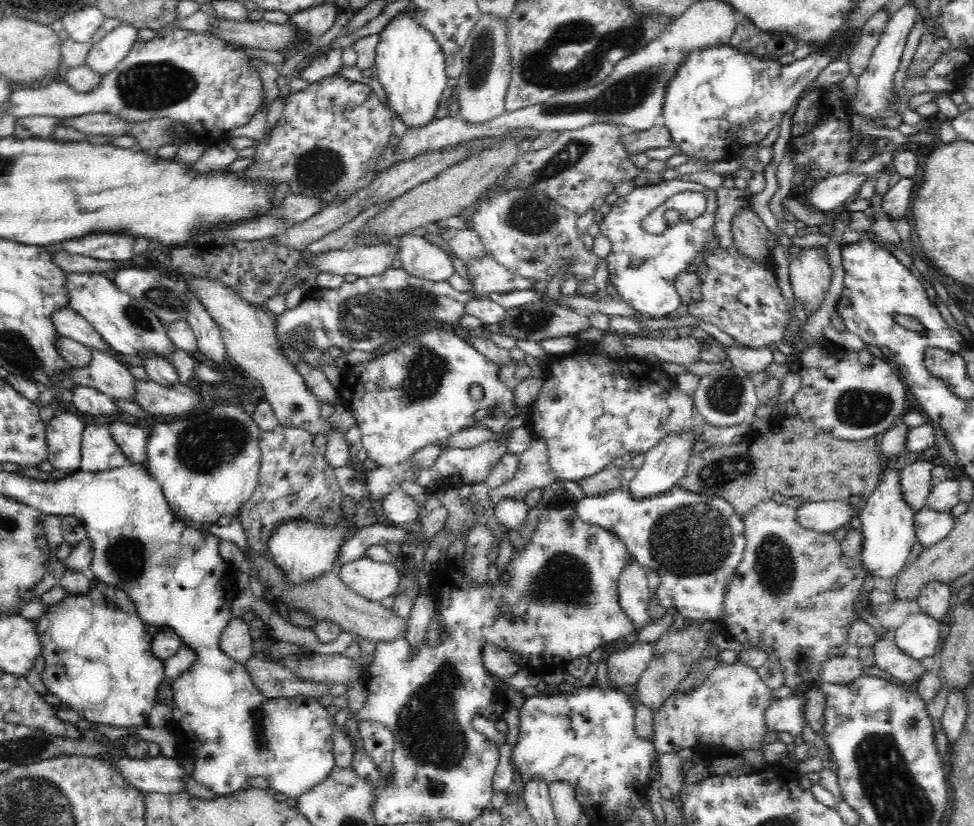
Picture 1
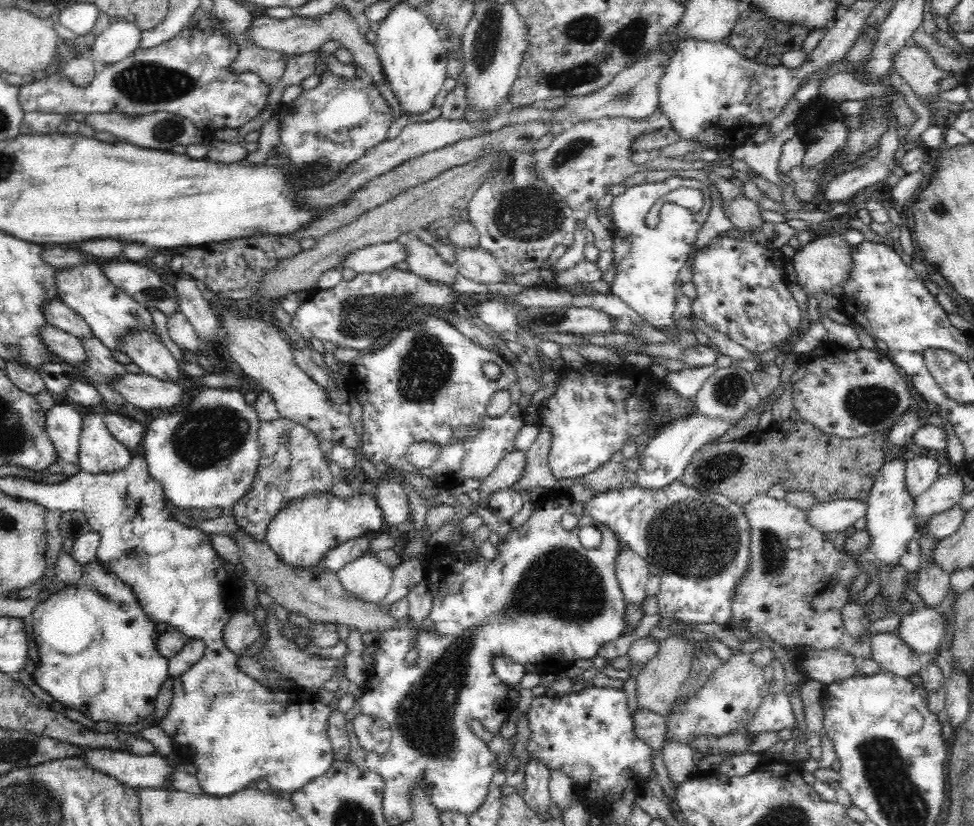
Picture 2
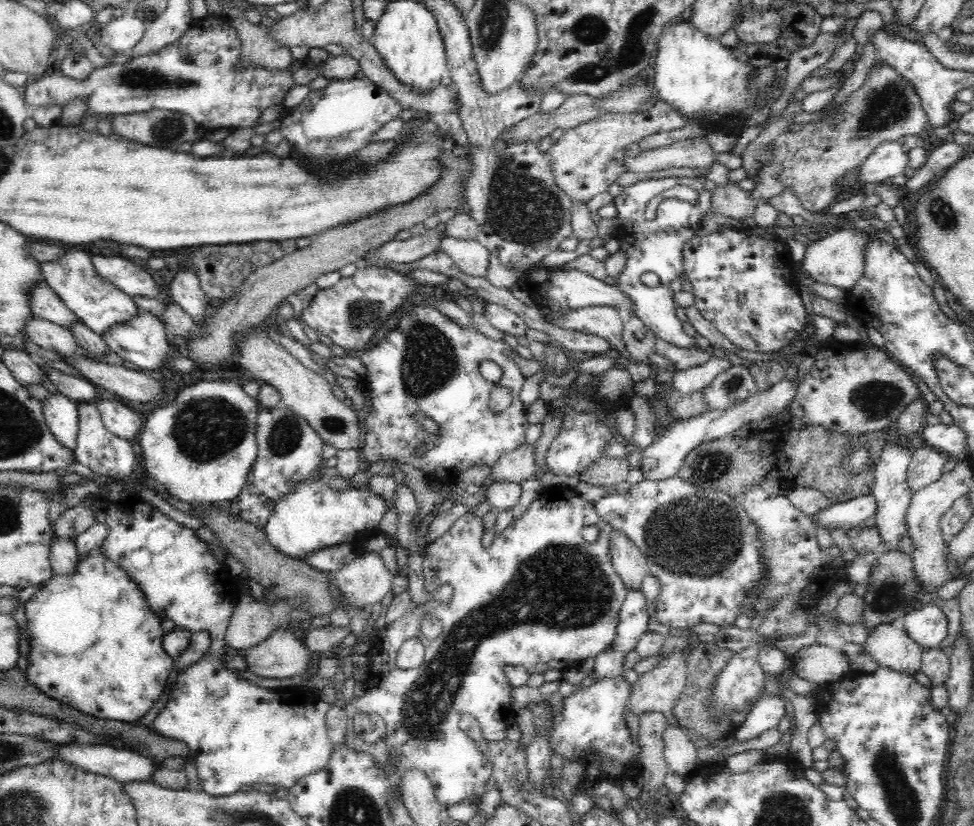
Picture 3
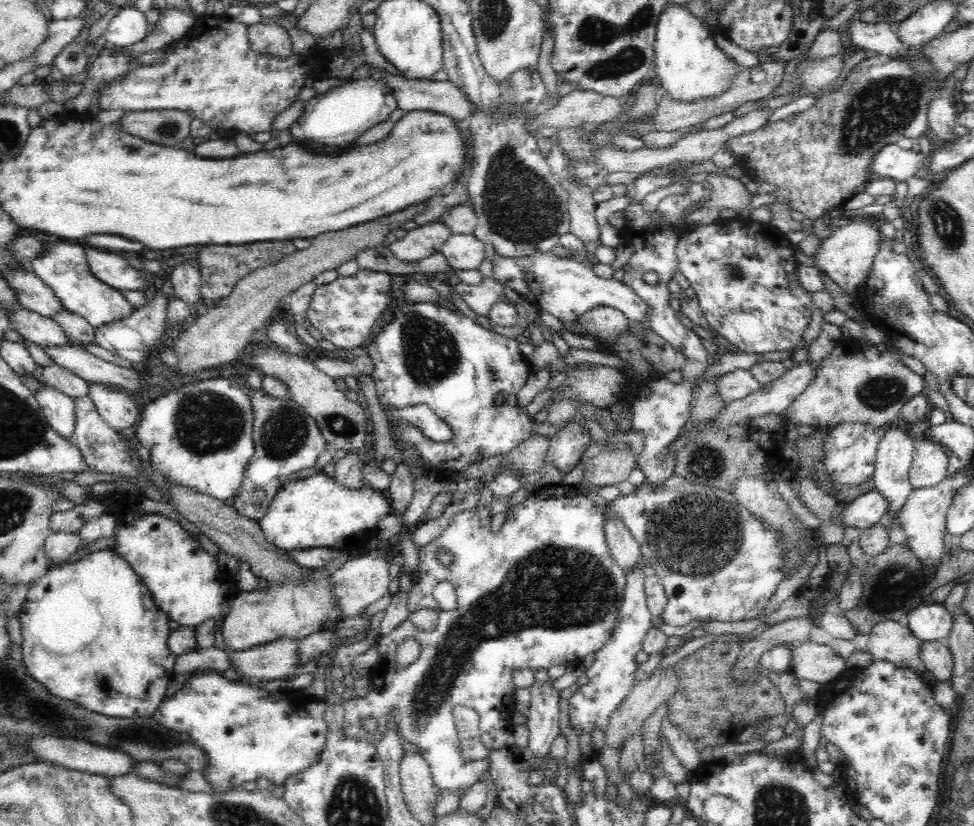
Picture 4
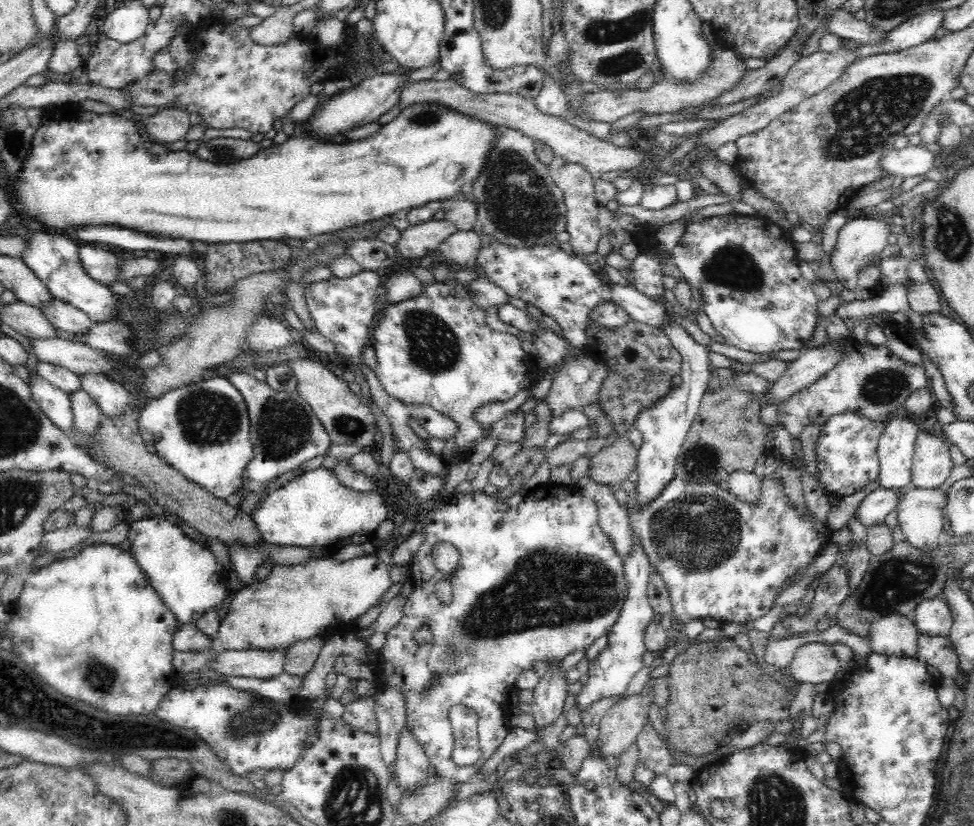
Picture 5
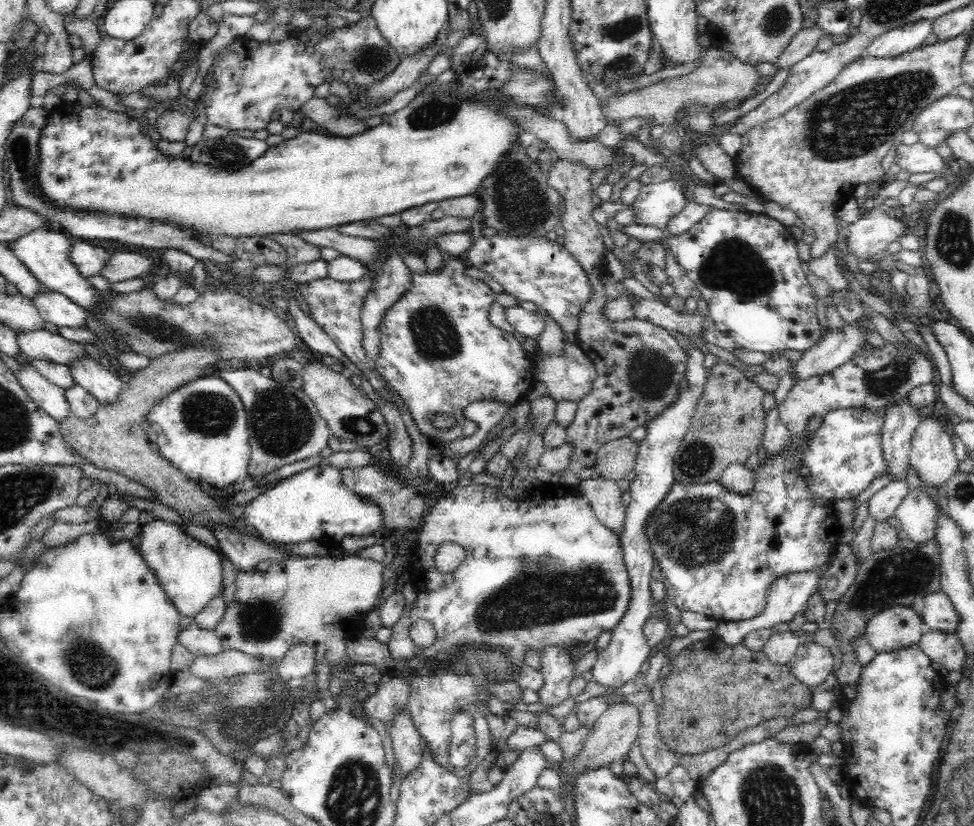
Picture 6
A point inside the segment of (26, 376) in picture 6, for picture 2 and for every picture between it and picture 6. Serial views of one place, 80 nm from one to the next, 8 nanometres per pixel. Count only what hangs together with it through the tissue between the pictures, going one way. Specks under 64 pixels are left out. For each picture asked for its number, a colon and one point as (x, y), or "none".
2: (63, 425)
3: (61, 415)
4: (59, 410)
5: (53, 402)

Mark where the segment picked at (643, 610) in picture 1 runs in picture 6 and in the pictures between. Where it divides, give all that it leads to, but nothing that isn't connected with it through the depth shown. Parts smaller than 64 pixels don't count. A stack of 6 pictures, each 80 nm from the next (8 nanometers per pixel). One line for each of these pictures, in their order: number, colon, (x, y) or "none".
2: (632, 572)
3: (630, 564)
4: (625, 551)
5: (613, 519)
6: (604, 495)

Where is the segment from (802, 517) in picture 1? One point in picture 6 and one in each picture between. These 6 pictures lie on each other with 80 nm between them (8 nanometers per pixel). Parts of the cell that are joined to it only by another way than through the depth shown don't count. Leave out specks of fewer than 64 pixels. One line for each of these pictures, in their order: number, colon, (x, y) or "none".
2: (836, 515)
3: (844, 515)
4: (865, 511)
5: (874, 507)
6: (881, 505)

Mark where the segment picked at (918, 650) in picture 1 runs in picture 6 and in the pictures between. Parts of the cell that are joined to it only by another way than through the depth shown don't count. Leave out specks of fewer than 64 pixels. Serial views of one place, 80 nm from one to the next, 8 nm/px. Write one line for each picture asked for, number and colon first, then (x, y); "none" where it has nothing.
2: (922, 630)
3: (927, 625)
4: (929, 622)
5: (932, 617)
6: (938, 613)

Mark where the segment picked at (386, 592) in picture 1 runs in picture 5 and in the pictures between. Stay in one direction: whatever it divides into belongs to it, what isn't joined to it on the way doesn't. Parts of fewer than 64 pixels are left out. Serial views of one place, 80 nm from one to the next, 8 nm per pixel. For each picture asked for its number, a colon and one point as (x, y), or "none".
2: (368, 579)
3: (365, 581)
4: (364, 579)
5: (297, 602)

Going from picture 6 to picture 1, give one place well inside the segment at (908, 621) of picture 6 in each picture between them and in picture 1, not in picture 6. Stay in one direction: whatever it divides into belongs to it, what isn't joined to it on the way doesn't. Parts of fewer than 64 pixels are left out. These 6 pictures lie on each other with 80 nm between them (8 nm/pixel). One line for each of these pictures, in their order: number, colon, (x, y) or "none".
1: (888, 657)
2: (892, 654)
3: (890, 647)
4: (890, 641)
5: (894, 635)

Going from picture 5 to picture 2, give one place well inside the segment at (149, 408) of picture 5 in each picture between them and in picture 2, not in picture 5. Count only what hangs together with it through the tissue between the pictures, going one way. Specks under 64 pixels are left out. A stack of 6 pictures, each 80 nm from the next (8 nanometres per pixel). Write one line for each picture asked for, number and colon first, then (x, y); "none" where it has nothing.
2: (206, 455)
3: (201, 447)
4: (201, 437)

